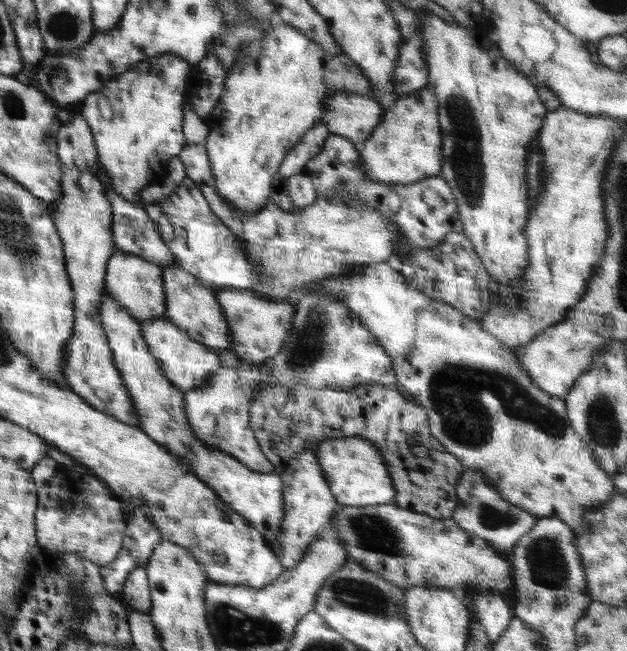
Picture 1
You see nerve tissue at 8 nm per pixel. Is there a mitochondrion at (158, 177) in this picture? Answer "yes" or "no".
no

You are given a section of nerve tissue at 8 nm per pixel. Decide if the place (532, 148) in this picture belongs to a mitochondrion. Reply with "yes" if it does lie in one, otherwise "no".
no

